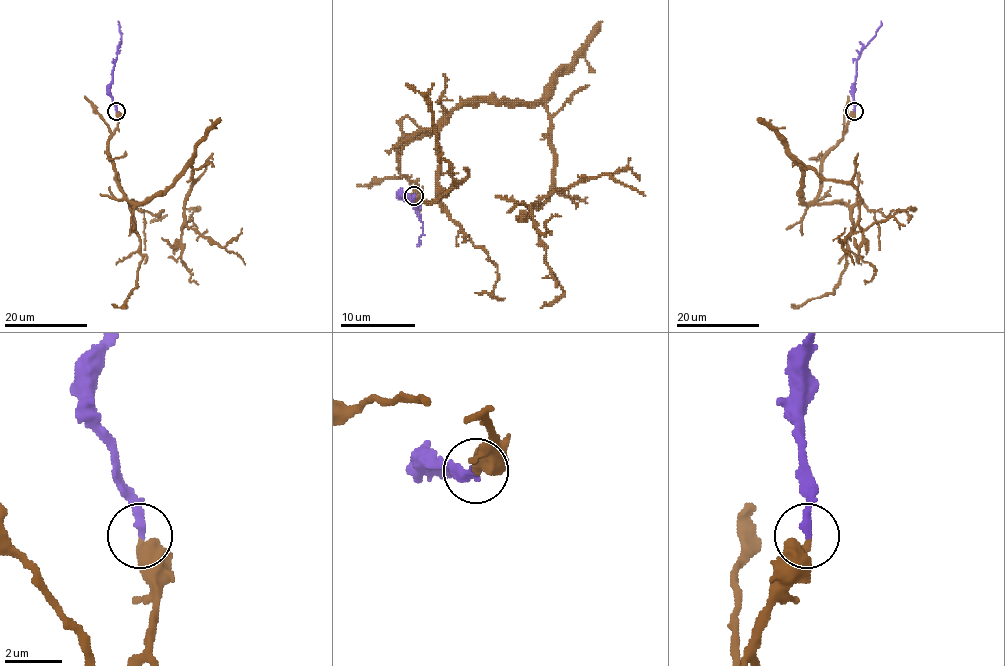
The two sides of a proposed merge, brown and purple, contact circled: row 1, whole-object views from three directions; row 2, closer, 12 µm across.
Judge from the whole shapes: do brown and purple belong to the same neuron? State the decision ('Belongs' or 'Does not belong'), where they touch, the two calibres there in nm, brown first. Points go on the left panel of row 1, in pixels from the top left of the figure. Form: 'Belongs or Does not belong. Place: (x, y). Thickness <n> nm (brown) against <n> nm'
Belongs. Place: (116, 111). Thickness 340 nm (brown) against 300 nm

